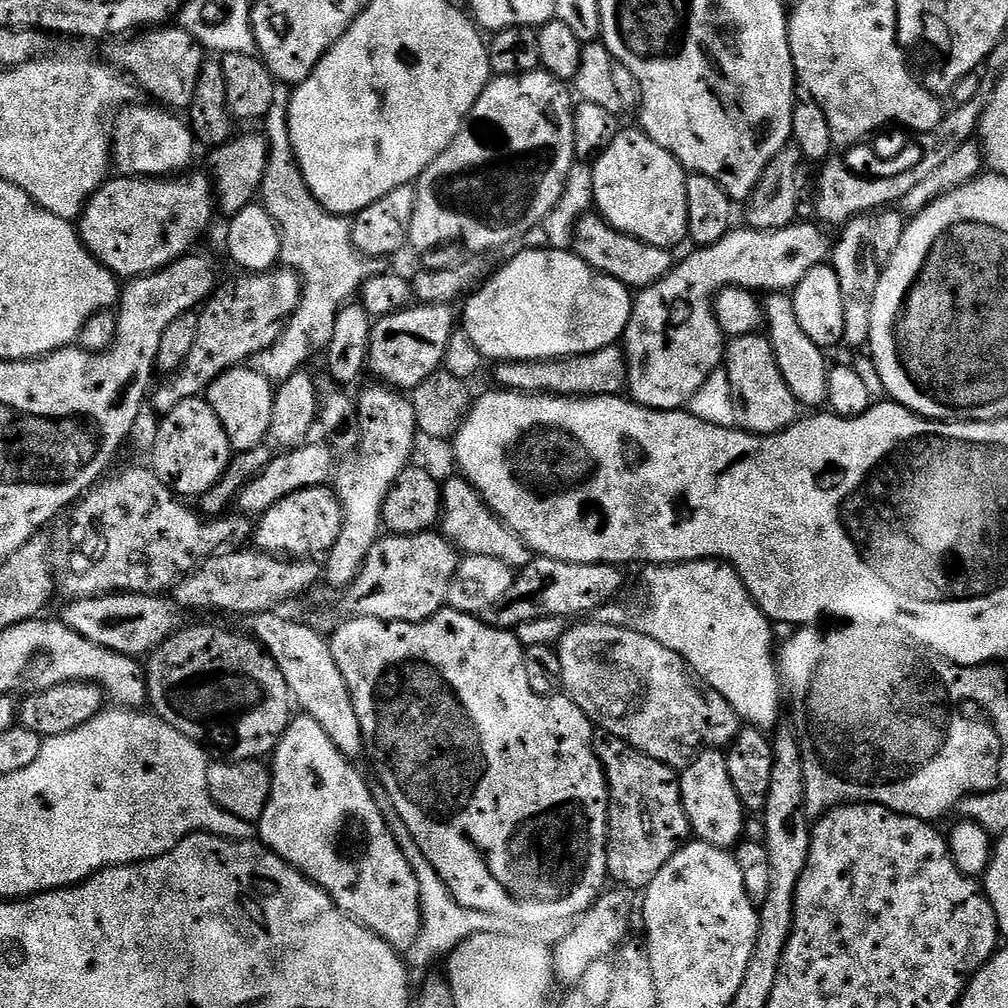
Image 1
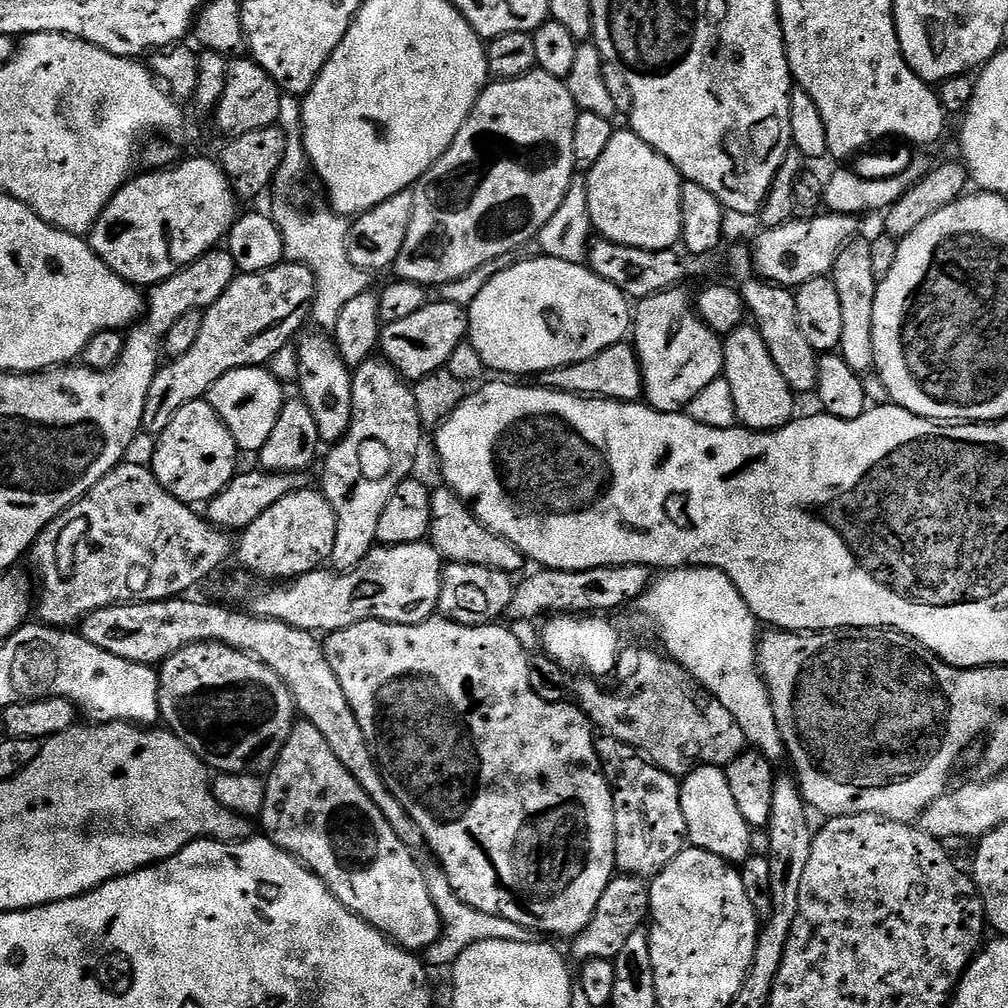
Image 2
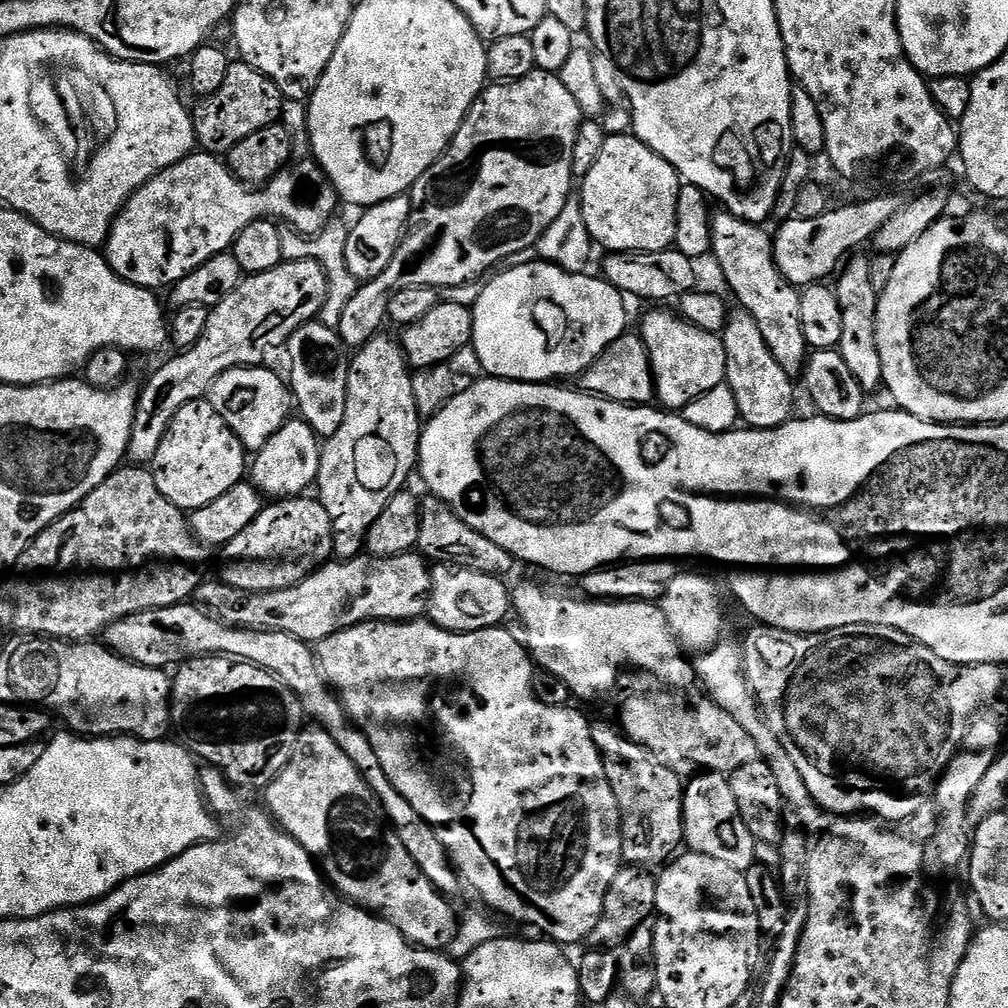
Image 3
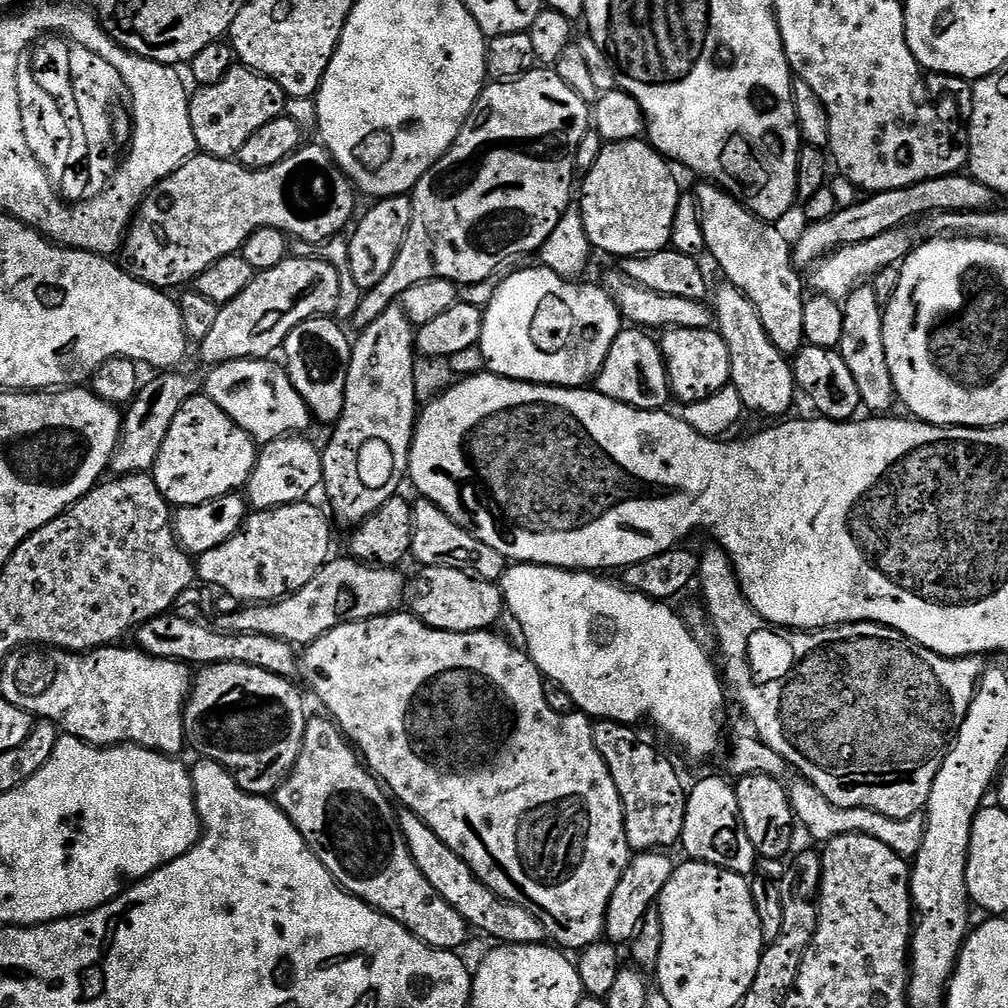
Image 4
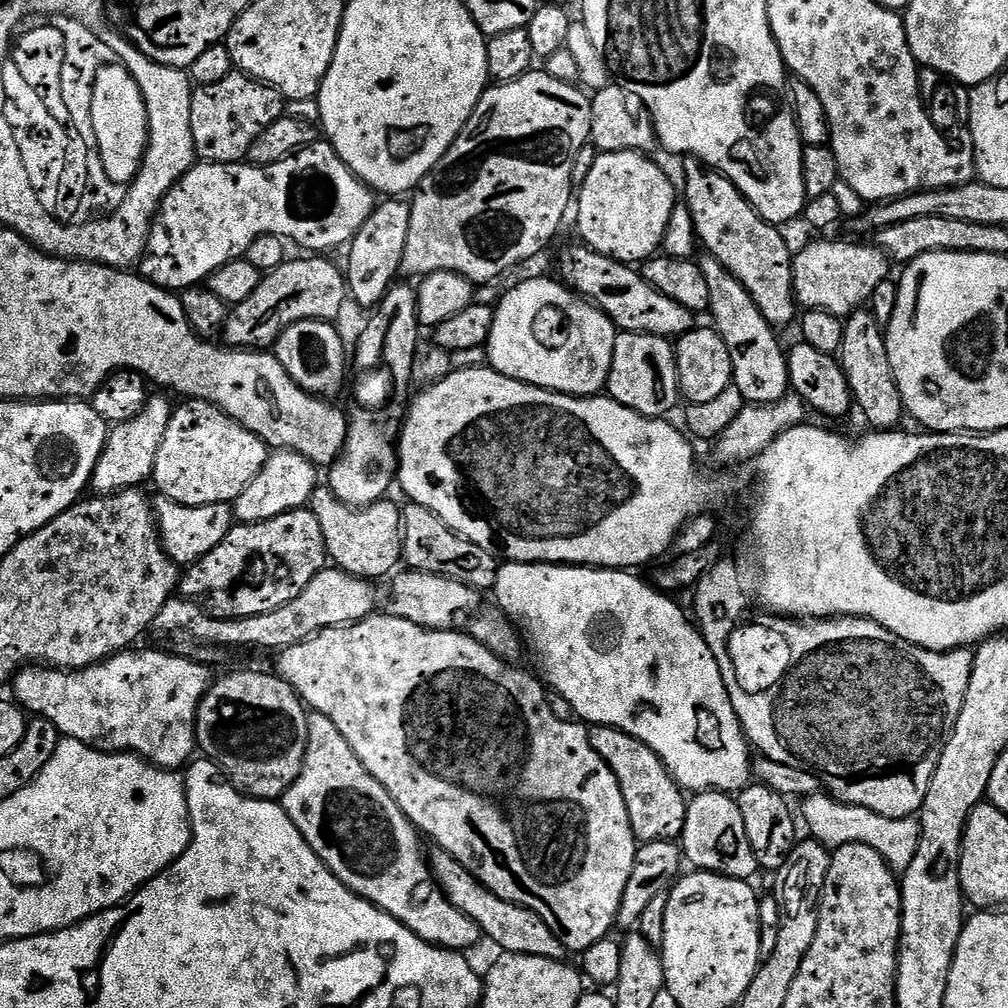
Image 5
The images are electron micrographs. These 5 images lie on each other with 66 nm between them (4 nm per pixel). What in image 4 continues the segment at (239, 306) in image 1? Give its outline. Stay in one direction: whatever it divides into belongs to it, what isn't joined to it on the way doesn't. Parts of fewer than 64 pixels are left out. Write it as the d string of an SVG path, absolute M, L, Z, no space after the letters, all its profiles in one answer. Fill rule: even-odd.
M289 258L278 266L265 272L256 272L250 286L238 294L230 302L220 305L220 313L210 334L199 341L200 360L207 366L231 364L233 360L263 360L271 357L271 352L279 353L284 347L284 340L298 326L298 322L312 320L316 316L331 317L340 301L340 275L338 270L327 259L324 260L295 260ZM168 370L153 375L156 377L149 384L147 381L137 392L136 399L127 405L120 426L120 441L116 444L116 453L112 455L110 465L116 476L151 473L152 467L156 465L158 450L162 450L162 442L166 442L166 434L170 434L170 422L174 422L174 414L178 414L185 402L198 392L198 384L180 374L179 371Z

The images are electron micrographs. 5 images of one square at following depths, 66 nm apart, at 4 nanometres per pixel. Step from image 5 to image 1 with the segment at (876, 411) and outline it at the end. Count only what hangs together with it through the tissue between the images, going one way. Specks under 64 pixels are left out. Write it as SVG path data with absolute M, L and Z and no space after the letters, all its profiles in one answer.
M867 215L853 216L839 229L840 237L837 240L835 237L834 247L830 252L830 263L842 286L842 310L846 313L843 343L852 348L865 347L868 344L870 314L874 310L874 294L878 290L882 271L881 265L877 264L874 258L872 225L873 221Z

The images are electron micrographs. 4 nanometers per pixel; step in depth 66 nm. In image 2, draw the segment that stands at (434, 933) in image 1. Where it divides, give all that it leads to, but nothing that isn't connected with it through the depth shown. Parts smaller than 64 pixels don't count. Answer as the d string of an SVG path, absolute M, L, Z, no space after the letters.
M430 862L426 864L424 869L424 877L427 880L427 890L430 892L430 898L434 901L434 906L437 907L443 926L440 937L425 949L425 963L433 969L451 967L462 952L478 942L484 941L512 941L526 942L534 944L535 935L532 928L519 926L516 922L510 919L504 919L498 915L485 914L480 910L474 910L473 907L462 902L458 898L453 886L450 885L448 875L444 872L440 865Z

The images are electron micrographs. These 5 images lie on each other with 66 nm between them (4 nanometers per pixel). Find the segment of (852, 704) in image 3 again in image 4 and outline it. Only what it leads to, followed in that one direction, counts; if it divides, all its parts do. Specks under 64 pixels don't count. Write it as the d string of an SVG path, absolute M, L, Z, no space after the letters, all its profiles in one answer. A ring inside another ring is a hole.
M711 546L705 552L702 552L700 556L700 571L698 573L698 588L700 584L700 592L704 595L704 608L703 611L706 613L706 620L712 623L712 628L716 631L716 640L720 643L720 656L724 659L723 671L726 673L727 683L730 685L732 683L732 688L736 691L736 696L740 699L740 704L744 707L744 712L748 715L748 720L753 724L756 729L754 729L755 735L764 743L766 746L770 746L770 750L774 750L778 754L782 754L782 758L787 762L789 766L793 769L796 768L803 779L809 780L809 782L815 786L819 792L824 795L824 797L830 802L834 802L834 806L842 806L843 808L865 808L866 810L874 810L878 814L886 814L886 818L910 818L911 816L923 813L928 806L928 799L930 798L930 790L934 786L934 778L938 774L938 770L942 766L942 762L946 758L948 749L954 739L954 732L958 725L964 721L964 715L968 709L969 699L976 692L976 685L980 683L980 677L984 675L984 670L986 667L985 657L982 656L940 656L934 650L930 650L926 646L921 644L915 644L910 638L906 638L901 634L901 632L895 632L892 628L887 628L884 624L841 624L835 628L821 628L819 630L793 630L790 628L778 628L774 624L767 623L763 618L761 618L758 613L748 605L748 599L744 597L744 591L740 588L739 579L732 567L732 559L728 557L728 553L723 552L718 546ZM708 611L708 616L707 612ZM728 671L728 676L727 672ZM729 680L729 681L728 681ZM930 708L936 708L938 712L930 718L928 710Z

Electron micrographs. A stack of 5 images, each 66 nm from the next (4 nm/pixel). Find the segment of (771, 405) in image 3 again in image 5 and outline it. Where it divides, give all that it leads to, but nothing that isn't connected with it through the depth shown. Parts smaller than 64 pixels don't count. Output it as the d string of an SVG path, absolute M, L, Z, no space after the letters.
M701 255L698 260L702 274L706 278L706 286L710 286L710 316L716 319L715 331L726 342L726 350L730 350L732 363L732 379L734 386L742 394L748 404L773 404L789 395L788 358L785 349L780 349L776 341L777 333L771 324L762 318L762 310L754 306L754 298L746 294L742 282L734 278L712 256Z

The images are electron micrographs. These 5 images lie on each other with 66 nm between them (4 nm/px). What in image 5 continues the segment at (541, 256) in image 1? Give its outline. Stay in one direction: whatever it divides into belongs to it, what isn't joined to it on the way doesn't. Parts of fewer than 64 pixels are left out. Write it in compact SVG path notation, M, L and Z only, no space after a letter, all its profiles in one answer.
M559 279L524 280L516 284L494 308L494 326L486 345L487 363L503 376L562 392L565 396L595 396L605 391L614 358L618 329L604 311L584 299Z

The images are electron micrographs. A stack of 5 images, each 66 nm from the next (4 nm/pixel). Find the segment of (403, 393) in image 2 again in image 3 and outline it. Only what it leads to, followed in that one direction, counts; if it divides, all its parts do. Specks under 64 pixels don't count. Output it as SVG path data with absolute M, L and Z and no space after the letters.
M378 334L351 357L346 382L346 418L335 434L323 441L320 449L314 488L320 491L320 505L326 514L330 514L332 556L340 562L354 560L365 551L370 526L378 522L378 514L386 510L386 502L390 502L390 498L407 485L404 483L408 475L411 472L413 475L418 468L422 418L418 414L418 406L414 406L413 369L404 356L399 339L392 337L391 340L384 335Z

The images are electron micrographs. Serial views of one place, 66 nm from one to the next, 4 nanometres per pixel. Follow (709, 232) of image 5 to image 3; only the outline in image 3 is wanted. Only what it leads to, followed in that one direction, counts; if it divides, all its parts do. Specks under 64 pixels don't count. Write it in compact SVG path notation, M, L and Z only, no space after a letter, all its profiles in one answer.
M717 211L712 218L711 255L716 256L716 264L729 290L740 303L737 305L748 312L754 322L758 322L758 330L770 354L774 354L774 362L778 362L778 366L782 366L788 376L796 378L803 373L810 355L806 334L802 334L801 289L791 284L776 265L772 245L774 236L766 229L738 218L733 212Z

